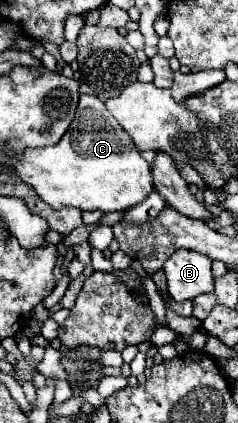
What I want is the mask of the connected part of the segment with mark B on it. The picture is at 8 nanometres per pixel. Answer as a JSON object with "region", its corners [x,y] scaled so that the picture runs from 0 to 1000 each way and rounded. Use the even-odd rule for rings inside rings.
{"region":[[[761,589],[735,593],[685,626],[702,688],[735,712],[819,707],[845,693],[895,688],[887,612],[870,603]]]}

